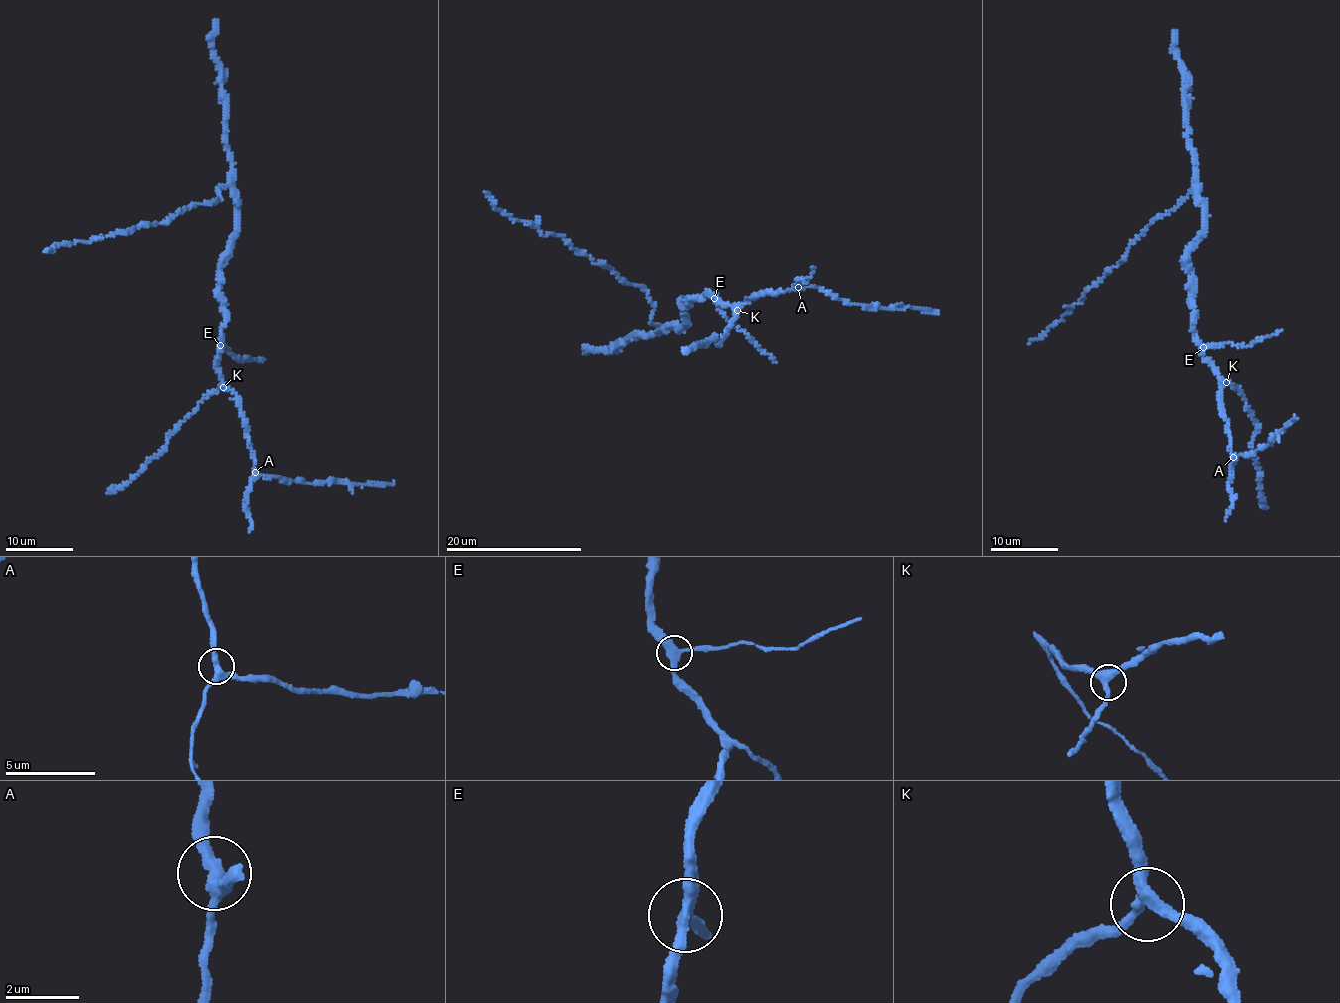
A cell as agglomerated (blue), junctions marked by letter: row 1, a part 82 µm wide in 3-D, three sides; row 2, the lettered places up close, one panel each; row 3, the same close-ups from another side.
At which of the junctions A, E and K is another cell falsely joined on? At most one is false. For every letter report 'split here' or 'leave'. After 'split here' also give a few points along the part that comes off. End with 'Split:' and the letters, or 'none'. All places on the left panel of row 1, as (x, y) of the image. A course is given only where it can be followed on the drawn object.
A: leave
E: leave
K: leave
Split: none

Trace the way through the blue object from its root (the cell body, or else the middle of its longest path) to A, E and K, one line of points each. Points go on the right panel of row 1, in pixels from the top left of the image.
A: (1188, 261), (1196, 342), (1202, 357), (1215, 369), (1223, 386), (1220, 397), (1223, 416), (1227, 419), (1232, 458)
E: (1188, 261), (1196, 340), (1203, 347)
K: (1188, 261), (1196, 342), (1202, 357), (1226, 382)

